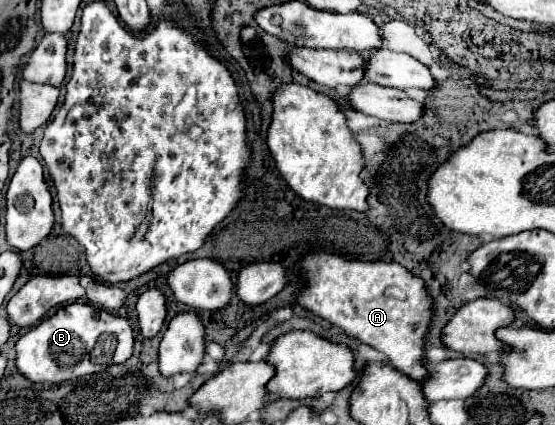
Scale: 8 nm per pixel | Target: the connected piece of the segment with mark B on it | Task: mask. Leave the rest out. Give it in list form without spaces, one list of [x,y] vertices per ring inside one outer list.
[[[74,302],[60,308],[54,316],[42,320],[38,326],[34,326],[16,342],[16,366],[32,382],[58,384],[58,382],[76,380],[88,374],[102,372],[112,364],[124,364],[132,356],[132,350],[134,350],[134,336],[132,336],[132,326],[126,318],[114,316],[92,304]]]

